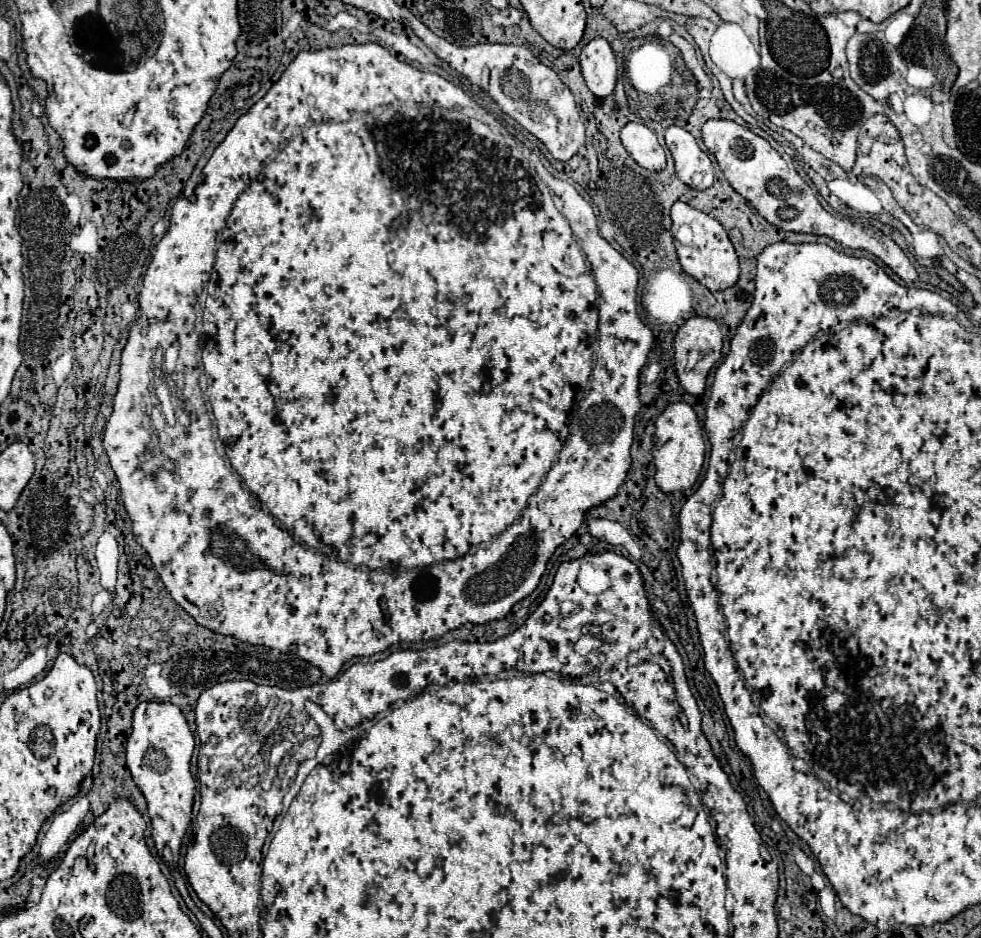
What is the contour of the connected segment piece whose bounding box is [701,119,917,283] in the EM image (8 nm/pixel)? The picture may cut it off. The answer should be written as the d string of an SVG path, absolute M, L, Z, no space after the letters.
M709 119L703 129L703 143L709 153L715 155L719 167L725 173L725 179L731 183L731 187L743 195L763 219L767 219L771 225L783 229L783 231L801 231L801 233L813 233L813 235L825 235L833 241L851 247L851 249L865 249L879 257L885 265L889 265L905 283L913 283L917 279L917 271L907 259L907 255L901 251L901 247L895 245L895 241L887 235L883 235L879 229L871 225L853 223L849 219L839 219L831 213L827 213L813 189L801 179L801 175L795 171L791 163L787 163L771 145L767 139L755 135L747 127L741 127L735 121L727 119Z

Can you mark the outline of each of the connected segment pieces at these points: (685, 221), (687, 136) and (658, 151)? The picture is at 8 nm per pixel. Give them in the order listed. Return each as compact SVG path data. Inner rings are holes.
M675 201L671 207L671 235L677 247L677 255L685 273L703 283L709 291L723 291L739 279L739 259L727 237L723 225L707 213L689 207L683 201Z
M671 125L665 131L665 143L675 159L677 177L695 191L705 191L713 185L715 171L711 159L701 151L697 139L679 125Z
M627 123L621 131L621 143L641 167L651 171L665 169L665 151L647 125Z

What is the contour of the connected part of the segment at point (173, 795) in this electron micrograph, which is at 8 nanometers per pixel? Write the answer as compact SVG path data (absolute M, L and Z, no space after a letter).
M139 703L133 715L133 733L127 743L127 767L135 785L141 789L147 801L147 813L153 825L155 847L169 865L179 859L181 839L191 823L195 781L191 777L189 761L193 755L195 739L181 713L173 703Z

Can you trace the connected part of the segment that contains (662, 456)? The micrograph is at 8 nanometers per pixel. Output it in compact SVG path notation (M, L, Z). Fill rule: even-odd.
M673 403L669 405L655 421L655 447L653 447L653 459L655 459L655 483L663 493L675 493L683 489L691 489L703 469L707 443L703 437L703 429L699 425L699 419L691 405L687 403Z

